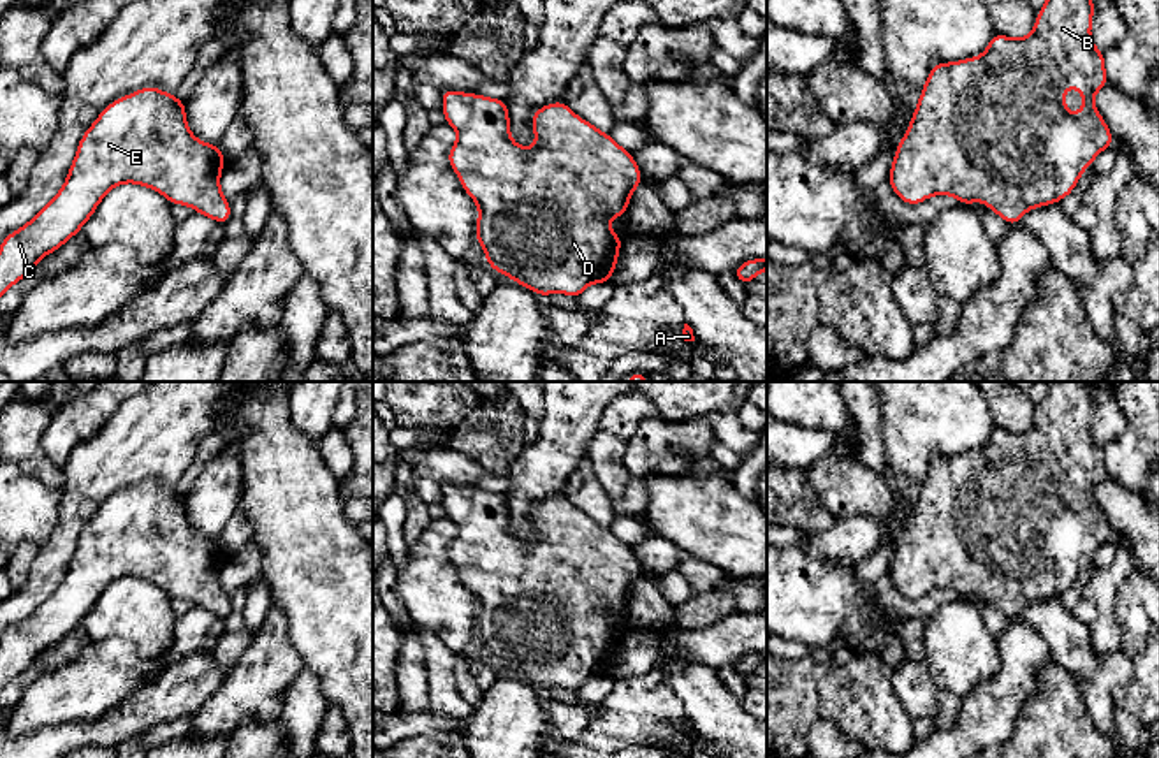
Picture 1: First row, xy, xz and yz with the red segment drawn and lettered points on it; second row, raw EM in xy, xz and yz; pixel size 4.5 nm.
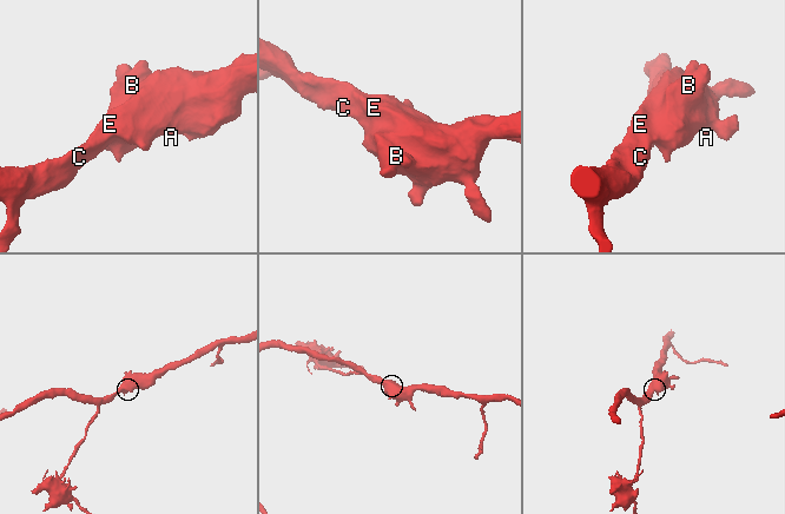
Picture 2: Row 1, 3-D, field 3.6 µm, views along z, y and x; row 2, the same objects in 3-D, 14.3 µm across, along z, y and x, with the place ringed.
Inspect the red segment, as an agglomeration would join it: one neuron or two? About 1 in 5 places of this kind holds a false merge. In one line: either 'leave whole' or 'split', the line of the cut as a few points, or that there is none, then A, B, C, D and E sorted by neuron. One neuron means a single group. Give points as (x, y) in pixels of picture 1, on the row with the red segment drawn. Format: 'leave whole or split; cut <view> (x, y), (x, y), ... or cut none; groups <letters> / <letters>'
leave whole; cut none; groups A B C D E

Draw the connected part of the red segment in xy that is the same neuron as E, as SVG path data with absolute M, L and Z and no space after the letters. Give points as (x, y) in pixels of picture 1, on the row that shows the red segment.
M144 86L127 97L113 100L83 134L74 162L60 192L21 229L7 234L0 244L0 297L21 281L42 257L56 251L91 218L100 200L118 185L135 183L162 193L172 206L190 206L195 213L225 225L230 218L230 202L220 188L220 172L227 165L220 142L211 146L199 141L186 123L186 100L178 100L157 86Z

